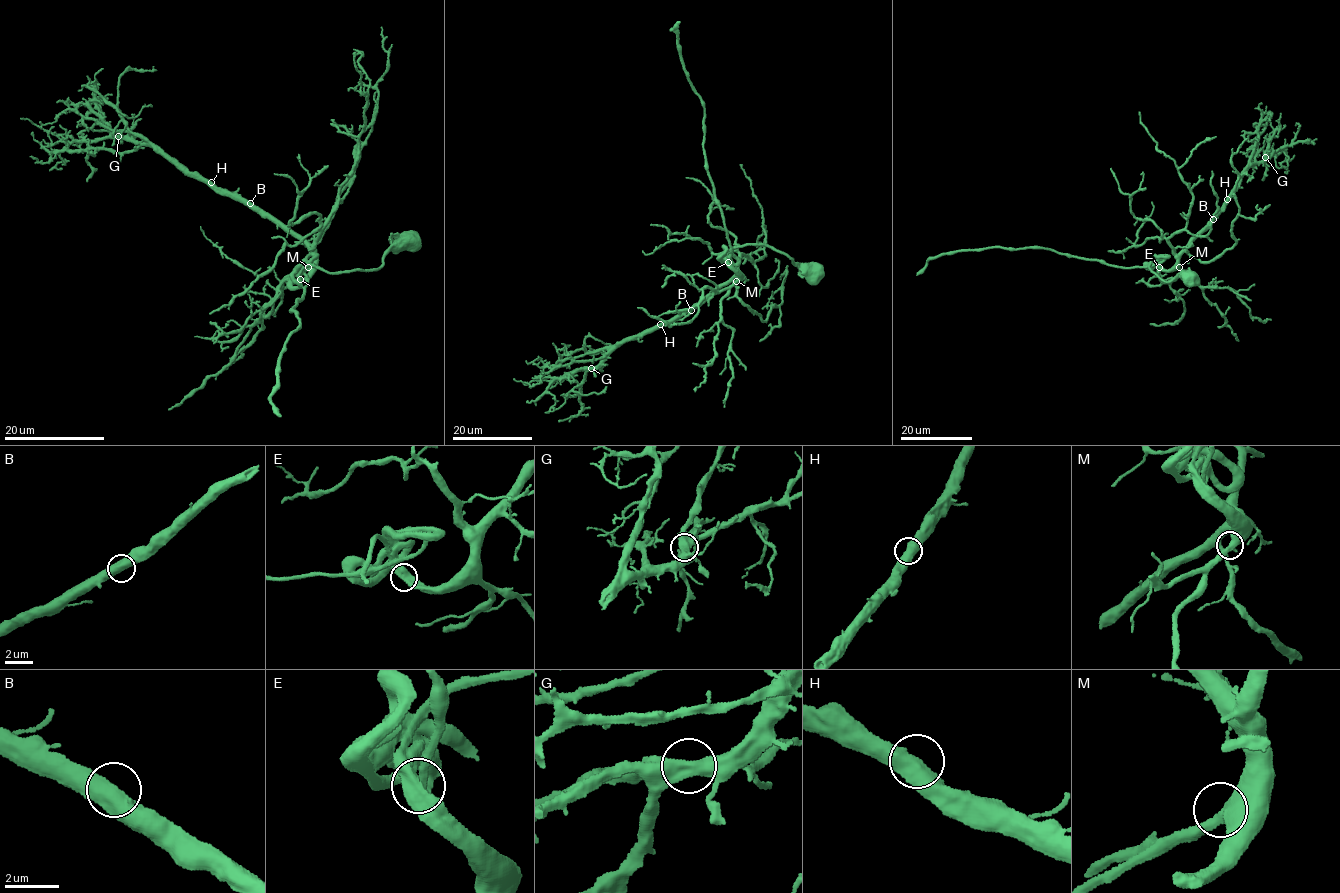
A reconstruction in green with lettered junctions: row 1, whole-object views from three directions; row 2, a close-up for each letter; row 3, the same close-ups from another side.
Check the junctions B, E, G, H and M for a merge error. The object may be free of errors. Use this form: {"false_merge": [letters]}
{"false_merge": []}

